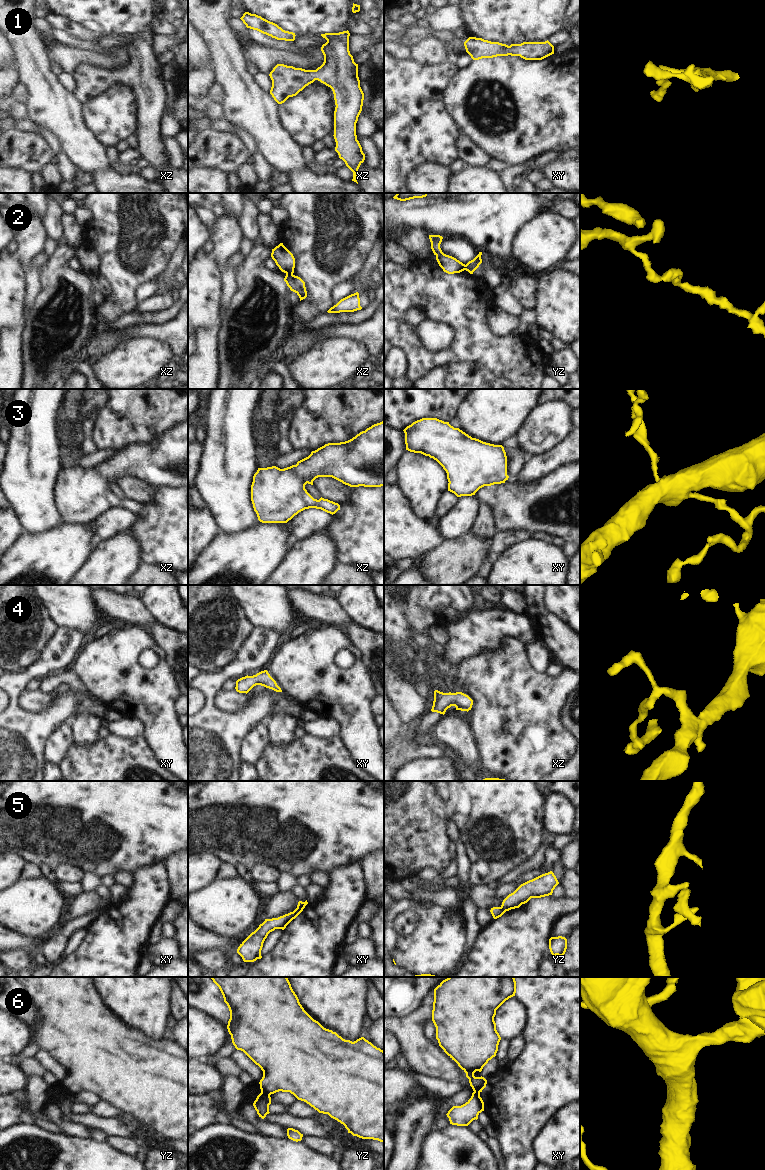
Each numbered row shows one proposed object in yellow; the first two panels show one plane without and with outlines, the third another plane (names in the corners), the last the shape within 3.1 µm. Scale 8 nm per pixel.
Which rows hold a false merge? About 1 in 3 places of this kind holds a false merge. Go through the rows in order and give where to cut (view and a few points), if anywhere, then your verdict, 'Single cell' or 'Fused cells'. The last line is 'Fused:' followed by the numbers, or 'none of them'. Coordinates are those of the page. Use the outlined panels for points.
1: No split. Single cell
2: Split along xz (286, 273), (292, 274). Fused cells
3: No split. Single cell
4: No split. Single cell
5: Split along xy (297, 907), (303, 908). Fused cells
6: Split along yz (261, 1091), (269, 1095). Fused cells
Fused: 2, 5, 6

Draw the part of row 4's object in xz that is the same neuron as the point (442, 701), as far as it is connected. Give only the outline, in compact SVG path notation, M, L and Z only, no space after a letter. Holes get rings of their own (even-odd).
M438 690L434 691L434 701L431 711L445 714L446 710L451 706L455 706L456 710L469 711L473 705L473 700L462 692L443 693Z

